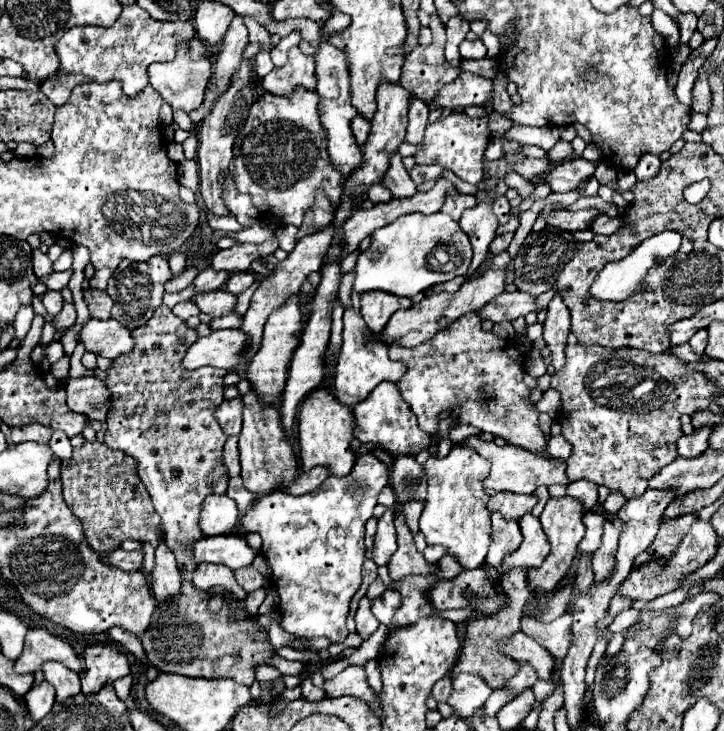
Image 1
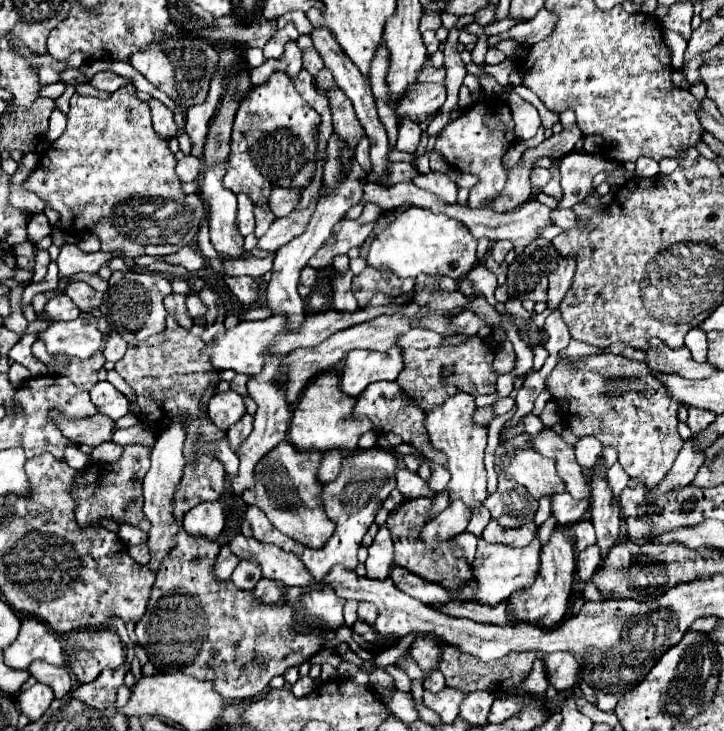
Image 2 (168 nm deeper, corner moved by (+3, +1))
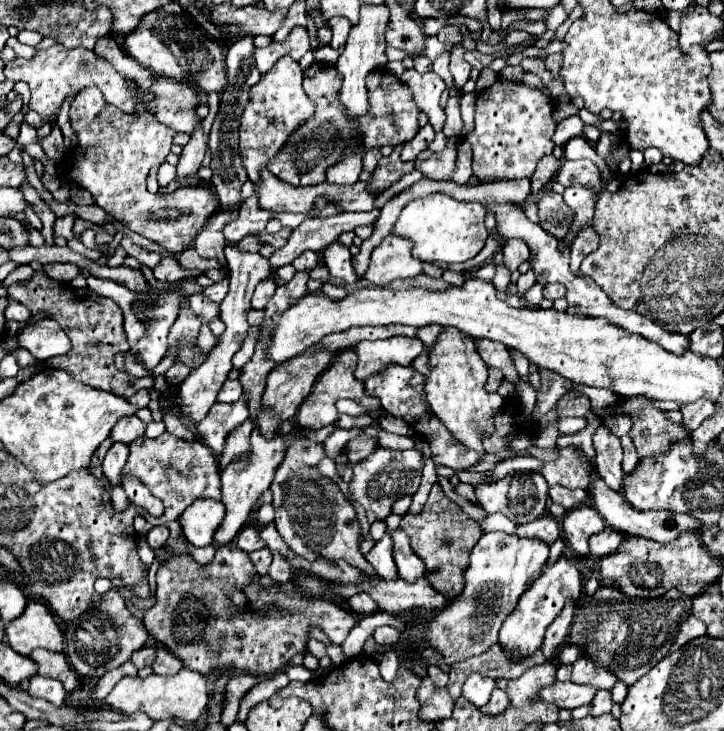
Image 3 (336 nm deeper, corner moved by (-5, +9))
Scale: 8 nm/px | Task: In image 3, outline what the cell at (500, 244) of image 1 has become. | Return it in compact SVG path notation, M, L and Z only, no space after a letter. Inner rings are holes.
M510 239L510 241L506 241L506 245L504 245L504 265L510 269L510 271L516 271L522 263L526 263L528 261L528 257L530 257L530 251L528 251L528 247L524 247L524 241L520 241L520 239Z

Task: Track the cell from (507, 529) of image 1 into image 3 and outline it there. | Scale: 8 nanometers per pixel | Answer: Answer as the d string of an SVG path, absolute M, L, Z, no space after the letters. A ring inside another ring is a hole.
M544 515L544 517L538 517L526 525L520 525L516 529L516 535L520 537L540 537L544 539L544 543L552 545L558 537L560 537L560 529L558 529L558 523L554 517L550 515Z

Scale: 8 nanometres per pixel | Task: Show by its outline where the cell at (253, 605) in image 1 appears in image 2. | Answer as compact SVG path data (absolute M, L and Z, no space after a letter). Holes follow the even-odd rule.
M260 579L260 583L254 587L254 597L262 603L278 603L280 599L284 599L284 583Z

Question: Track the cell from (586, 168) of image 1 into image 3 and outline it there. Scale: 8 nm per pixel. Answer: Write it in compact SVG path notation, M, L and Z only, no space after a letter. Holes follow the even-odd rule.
M552 155L540 159L534 175L530 177L530 181L532 181L532 193L534 193L534 195L536 195L544 185L548 185L548 183L556 177L560 165L562 165L562 161L558 161L558 159L552 157Z

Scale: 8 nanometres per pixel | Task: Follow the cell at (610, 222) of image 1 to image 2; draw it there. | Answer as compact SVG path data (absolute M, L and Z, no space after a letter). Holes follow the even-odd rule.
M554 209L552 211L552 221L554 221L554 225L558 225L562 229L572 229L572 227L580 225L580 221L574 215L572 209Z

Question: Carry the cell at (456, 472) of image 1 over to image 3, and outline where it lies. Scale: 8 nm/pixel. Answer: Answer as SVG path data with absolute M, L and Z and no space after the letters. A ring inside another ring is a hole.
M454 327L442 329L442 333L436 337L434 347L428 351L428 365L430 373L426 375L424 391L430 409L456 435L460 443L478 453L484 453L482 439L476 429L492 429L494 415L498 413L504 399L498 393L488 393L484 389L488 381L488 367L482 361L474 339L470 335L464 335L462 331L456 331Z

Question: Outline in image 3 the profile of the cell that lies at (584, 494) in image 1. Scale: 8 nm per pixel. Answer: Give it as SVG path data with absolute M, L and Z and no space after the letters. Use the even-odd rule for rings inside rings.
M554 485L548 489L548 497L552 499L552 503L558 503L562 507L566 507L566 511L582 505L586 501L586 491L582 489L566 489L560 485Z

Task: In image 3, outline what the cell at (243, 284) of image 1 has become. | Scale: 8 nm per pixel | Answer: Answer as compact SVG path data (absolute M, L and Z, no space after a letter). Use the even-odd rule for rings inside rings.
M264 279L264 281L256 287L256 291L254 291L254 295L252 295L252 307L254 307L254 309L264 309L264 305L268 303L268 299L274 295L276 287L278 287L278 285L276 285L272 279Z

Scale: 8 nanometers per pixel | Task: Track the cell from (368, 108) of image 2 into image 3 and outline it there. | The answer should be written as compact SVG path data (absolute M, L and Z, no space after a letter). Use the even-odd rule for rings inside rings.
M320 47L316 53L314 53L314 57L316 57L316 61L326 61L326 63L336 63L336 59L338 59L338 51L336 49L332 49L332 47Z

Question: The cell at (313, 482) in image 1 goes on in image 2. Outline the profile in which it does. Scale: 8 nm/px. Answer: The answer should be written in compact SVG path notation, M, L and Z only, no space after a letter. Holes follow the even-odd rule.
M340 451L324 453L322 463L320 463L320 467L318 467L318 481L320 481L320 483L330 483L332 479L336 479L336 475L340 473L342 457L344 457L344 455L340 455Z

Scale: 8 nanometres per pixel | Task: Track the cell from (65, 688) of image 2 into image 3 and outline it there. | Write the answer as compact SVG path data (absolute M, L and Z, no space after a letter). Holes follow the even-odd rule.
M36 649L36 651L30 653L30 659L38 663L38 675L58 679L68 693L76 687L78 677L76 677L74 669L70 667L70 663L68 663L68 659L66 659L64 653Z

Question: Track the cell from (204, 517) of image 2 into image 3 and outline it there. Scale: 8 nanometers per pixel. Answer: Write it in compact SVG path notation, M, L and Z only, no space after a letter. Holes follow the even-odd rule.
M196 499L182 515L180 525L186 539L194 547L206 547L212 543L216 527L220 527L226 511L220 501L214 499Z

